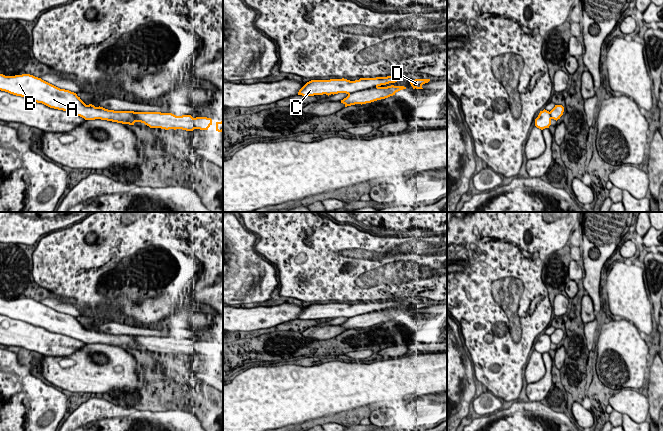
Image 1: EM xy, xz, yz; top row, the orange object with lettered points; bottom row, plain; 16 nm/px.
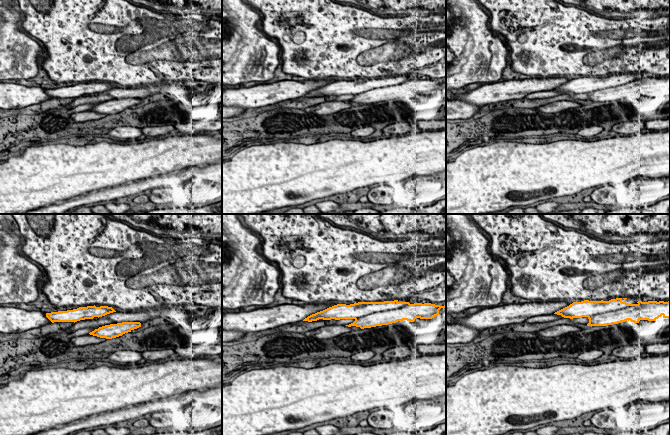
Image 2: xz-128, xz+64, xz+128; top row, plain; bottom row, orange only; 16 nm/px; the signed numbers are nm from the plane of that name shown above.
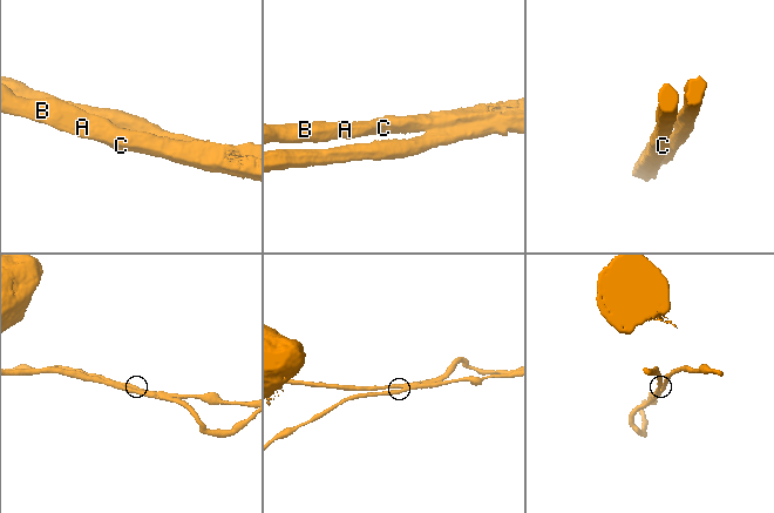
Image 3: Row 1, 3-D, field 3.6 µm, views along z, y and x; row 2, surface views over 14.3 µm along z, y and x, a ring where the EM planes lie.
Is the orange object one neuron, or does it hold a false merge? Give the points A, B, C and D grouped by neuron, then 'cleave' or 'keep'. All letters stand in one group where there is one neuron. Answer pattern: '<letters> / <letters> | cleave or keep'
A B C D | keep

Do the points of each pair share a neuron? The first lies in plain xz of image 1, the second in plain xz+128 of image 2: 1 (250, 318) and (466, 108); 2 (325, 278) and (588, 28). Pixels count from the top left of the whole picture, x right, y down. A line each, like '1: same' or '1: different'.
1: different
2: same

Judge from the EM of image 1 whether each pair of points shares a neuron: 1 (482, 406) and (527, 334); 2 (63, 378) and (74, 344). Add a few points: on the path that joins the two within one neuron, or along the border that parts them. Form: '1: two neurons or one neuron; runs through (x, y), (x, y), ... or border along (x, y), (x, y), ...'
1: two neurons; border along (490, 391), (499, 399)
2: two neurons; border along (86, 344), (66, 357)

